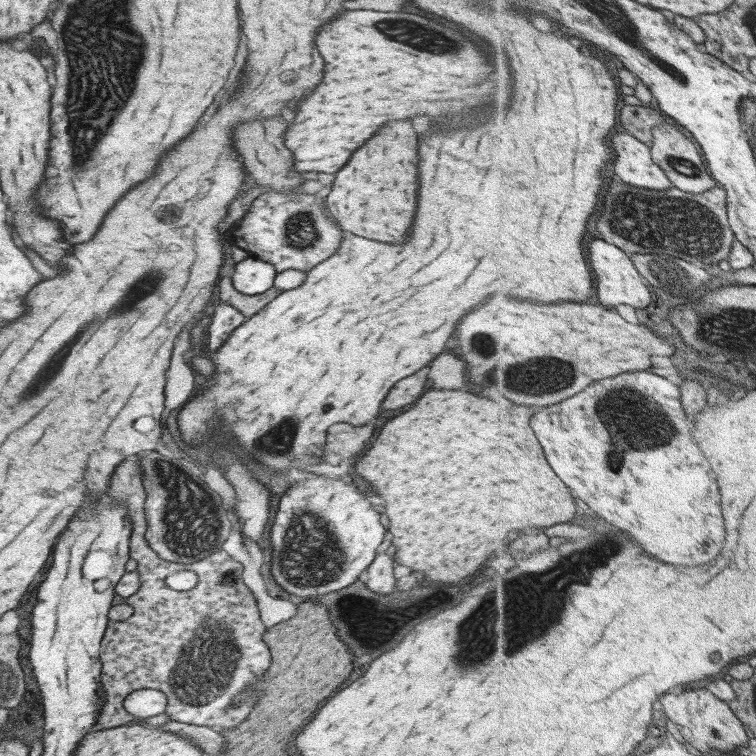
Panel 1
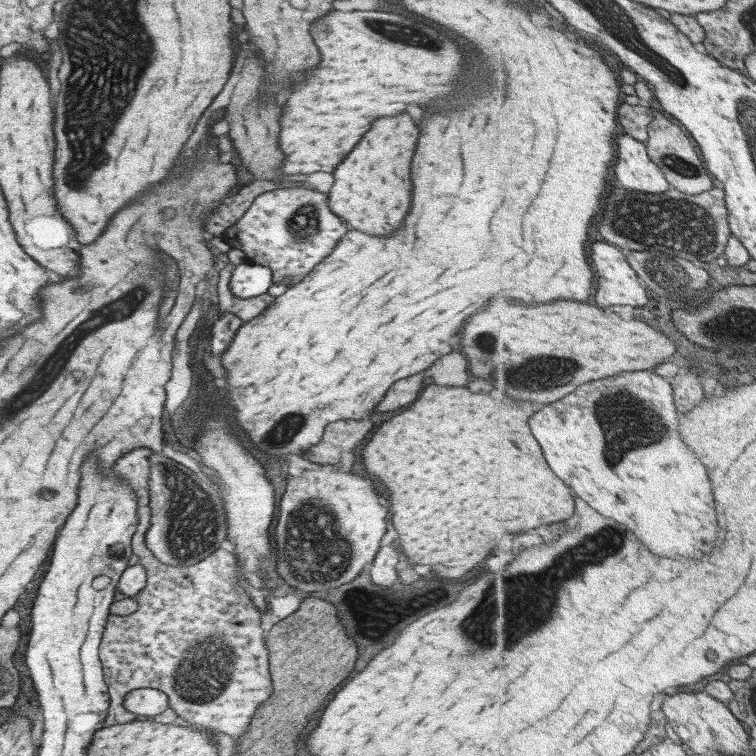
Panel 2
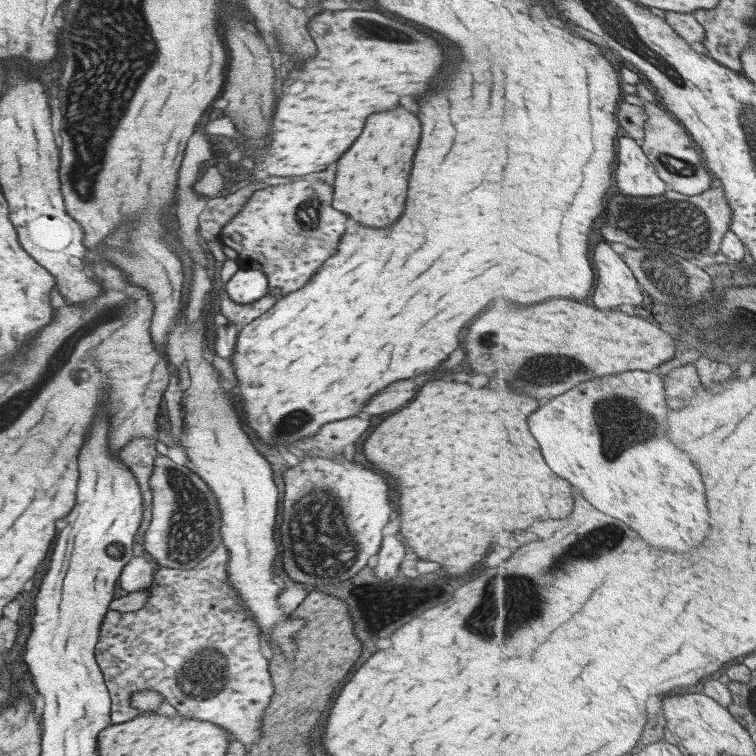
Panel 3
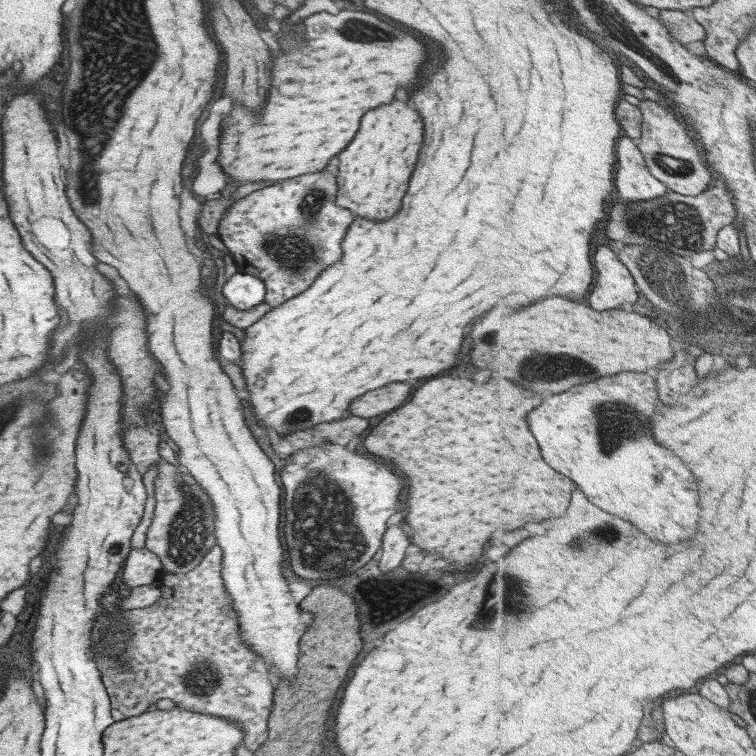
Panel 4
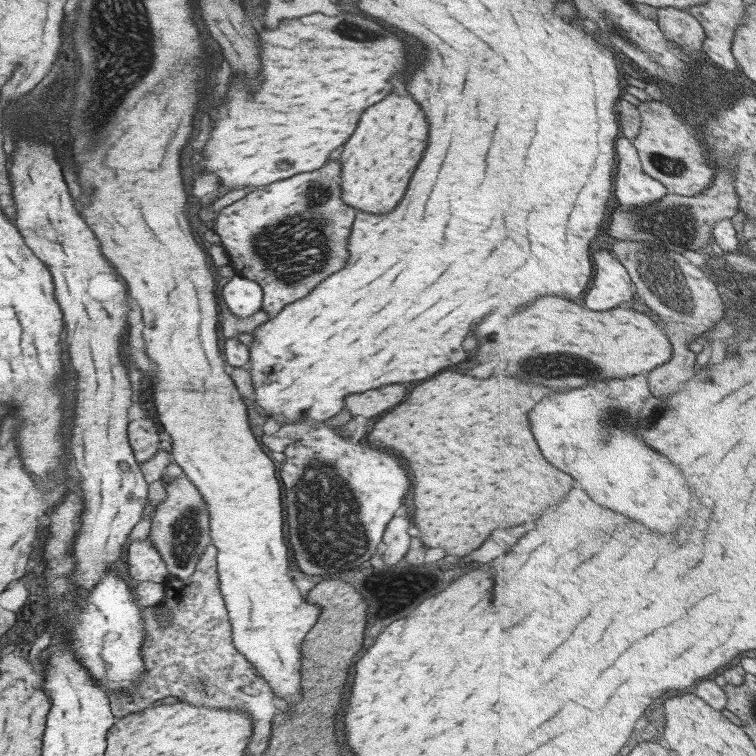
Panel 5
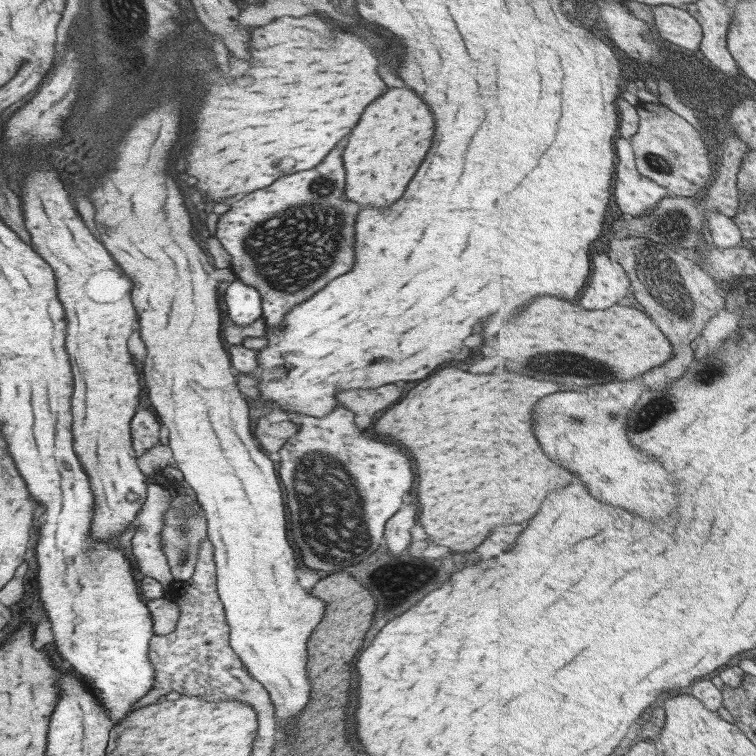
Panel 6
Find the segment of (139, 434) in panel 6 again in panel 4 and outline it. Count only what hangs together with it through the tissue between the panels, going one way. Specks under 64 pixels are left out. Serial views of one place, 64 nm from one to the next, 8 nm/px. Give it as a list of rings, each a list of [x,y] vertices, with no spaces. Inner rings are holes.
[[[143,424],[131,425],[123,434],[123,447],[133,465],[138,469],[139,475],[143,476],[147,468],[160,459],[157,453],[159,437],[151,434]]]

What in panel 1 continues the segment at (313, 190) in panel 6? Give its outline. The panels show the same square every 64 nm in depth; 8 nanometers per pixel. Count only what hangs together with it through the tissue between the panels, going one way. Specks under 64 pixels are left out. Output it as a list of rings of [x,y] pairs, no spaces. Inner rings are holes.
[[[264,192],[253,200],[240,221],[239,225],[225,232],[226,241],[248,252],[248,256],[269,262],[276,273],[285,270],[306,273],[335,254],[344,235],[335,220],[323,216],[323,210],[315,202],[315,196],[305,192]]]

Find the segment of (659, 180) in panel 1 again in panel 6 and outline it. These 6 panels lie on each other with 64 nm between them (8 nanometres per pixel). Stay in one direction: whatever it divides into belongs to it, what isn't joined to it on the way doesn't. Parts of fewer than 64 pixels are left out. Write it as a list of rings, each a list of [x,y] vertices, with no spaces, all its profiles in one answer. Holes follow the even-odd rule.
[[[619,137],[615,143],[615,150],[619,156],[614,188],[618,208],[621,208],[623,214],[635,217],[653,212],[653,208],[657,208],[657,204],[671,194],[665,187],[659,186],[654,180],[639,172],[635,150],[629,139]]]

